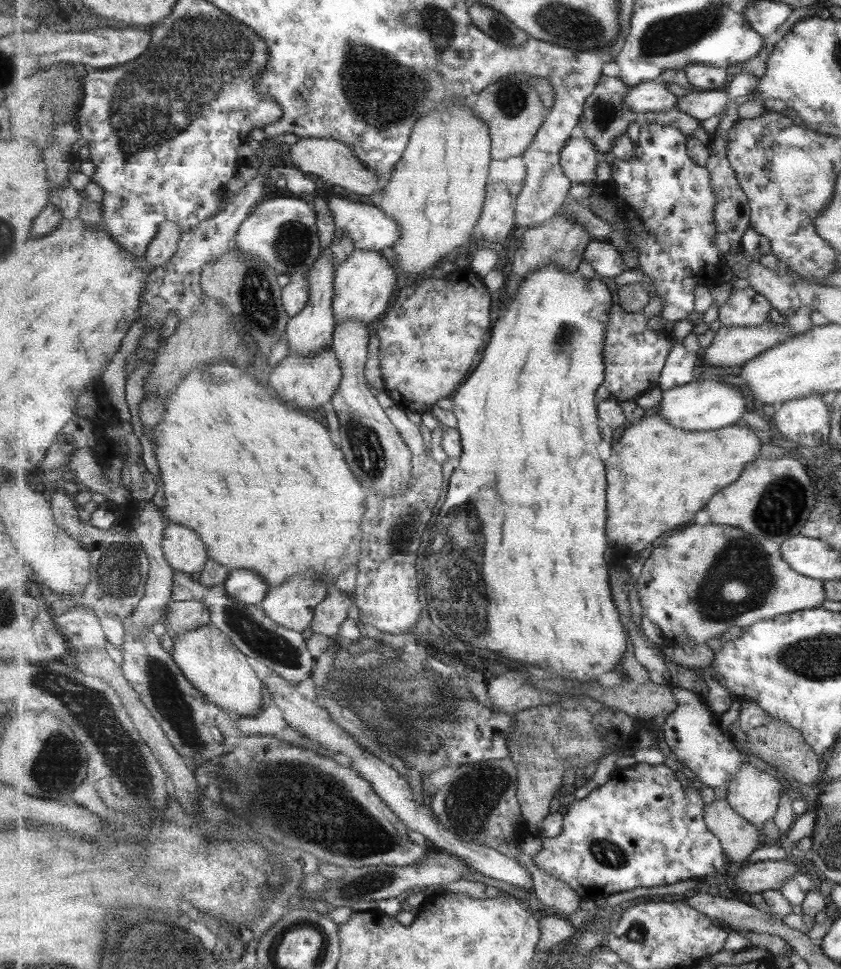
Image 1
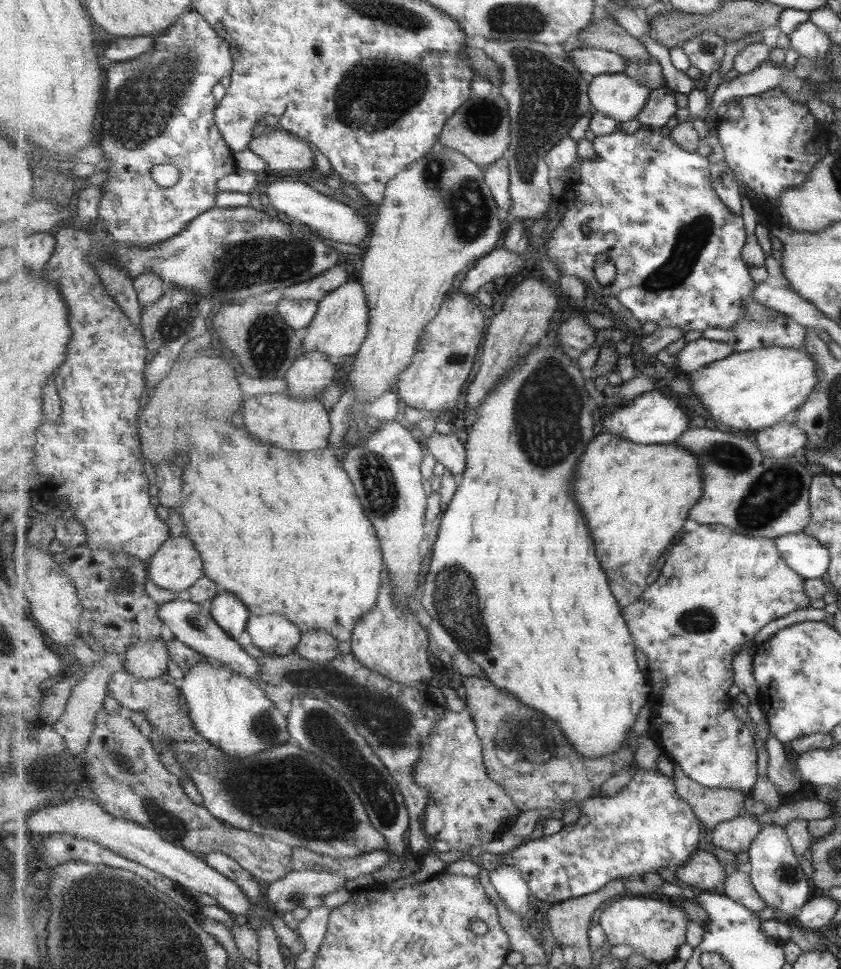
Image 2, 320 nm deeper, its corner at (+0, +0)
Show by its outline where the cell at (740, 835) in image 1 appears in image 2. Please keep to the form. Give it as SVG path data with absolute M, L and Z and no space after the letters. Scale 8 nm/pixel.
M676 764L674 770L675 784L678 793L691 806L698 819L704 824L709 833L714 831L722 822L729 822L734 818L743 816L744 803L748 792L735 789L715 789L703 786Z

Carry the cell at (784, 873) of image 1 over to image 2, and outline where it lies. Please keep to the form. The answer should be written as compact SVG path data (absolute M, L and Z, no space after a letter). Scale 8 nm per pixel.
M705 847L698 850L691 862L677 869L676 877L681 885L690 885L693 889L713 892L719 884L724 885L730 875L727 868Z

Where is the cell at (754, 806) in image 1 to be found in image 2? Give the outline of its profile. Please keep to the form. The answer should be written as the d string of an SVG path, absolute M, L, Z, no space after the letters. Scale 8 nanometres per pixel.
M746 812L743 816L729 822L722 822L710 832L710 840L715 846L729 850L733 854L747 851L763 827L758 818L759 815Z

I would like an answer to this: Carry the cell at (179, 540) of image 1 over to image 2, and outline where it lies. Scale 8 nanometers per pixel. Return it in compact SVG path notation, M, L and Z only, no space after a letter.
M182 535L166 540L147 567L155 585L177 594L186 594L206 574L198 547Z

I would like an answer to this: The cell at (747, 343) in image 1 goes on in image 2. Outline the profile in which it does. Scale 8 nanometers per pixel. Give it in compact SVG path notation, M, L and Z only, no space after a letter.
M702 336L689 341L678 354L676 370L694 373L705 369L711 363L723 360L734 353L734 347L729 342L707 340Z

